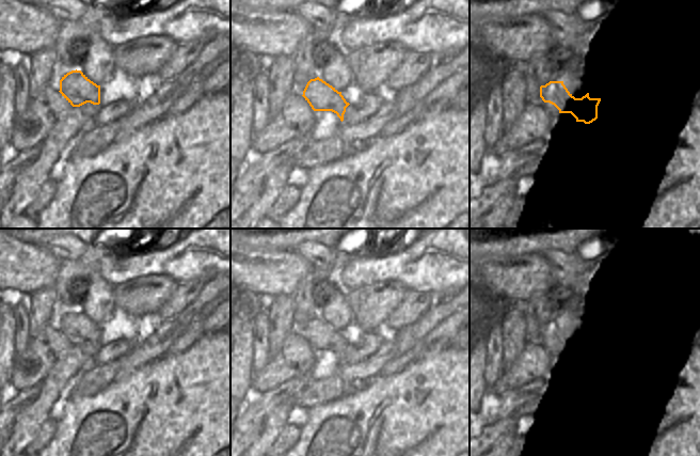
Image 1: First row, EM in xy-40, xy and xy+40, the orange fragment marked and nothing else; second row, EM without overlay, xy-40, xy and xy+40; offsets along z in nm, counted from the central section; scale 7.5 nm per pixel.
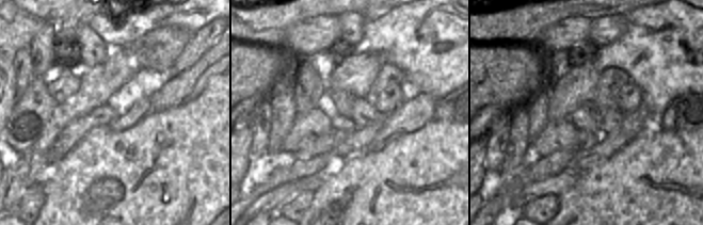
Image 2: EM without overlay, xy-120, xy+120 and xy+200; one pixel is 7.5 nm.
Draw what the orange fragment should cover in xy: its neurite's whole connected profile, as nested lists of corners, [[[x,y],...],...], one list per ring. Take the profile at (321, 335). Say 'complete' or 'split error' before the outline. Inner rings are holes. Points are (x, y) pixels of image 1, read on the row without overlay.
complete | [[[311,318],[302,334],[314,350],[332,350],[344,360],[346,347],[350,344],[346,341],[341,331],[320,318]]]

